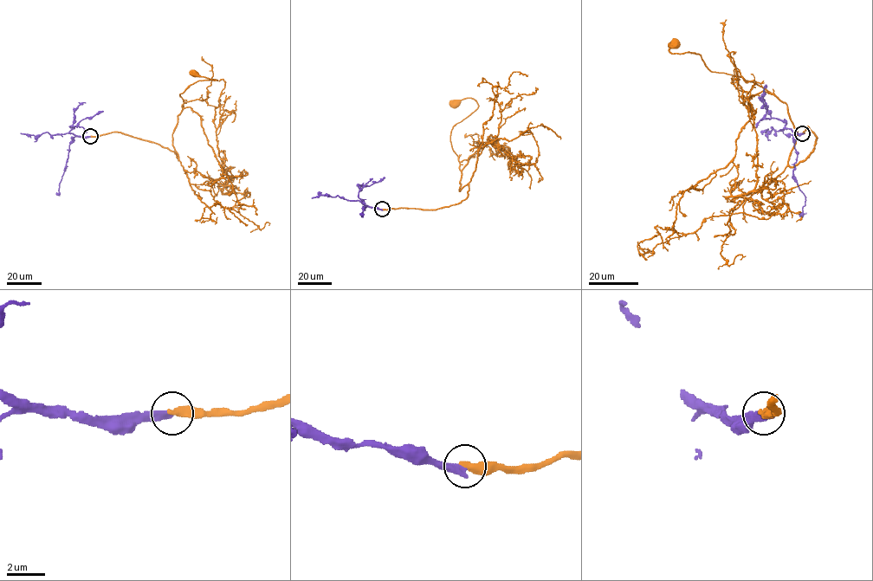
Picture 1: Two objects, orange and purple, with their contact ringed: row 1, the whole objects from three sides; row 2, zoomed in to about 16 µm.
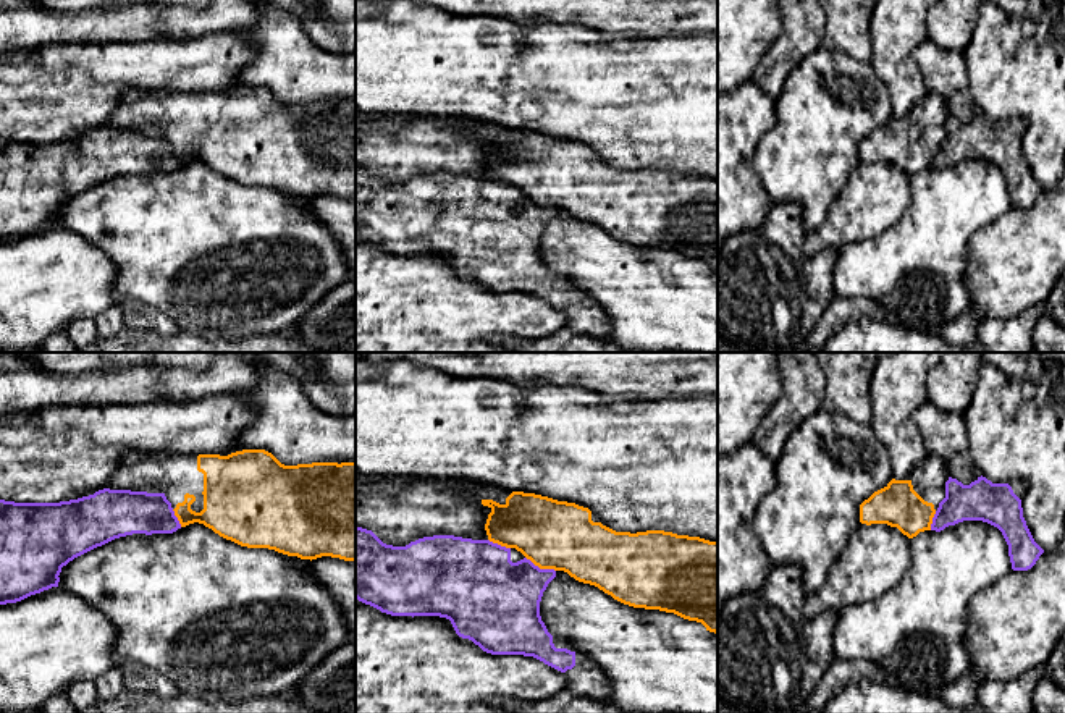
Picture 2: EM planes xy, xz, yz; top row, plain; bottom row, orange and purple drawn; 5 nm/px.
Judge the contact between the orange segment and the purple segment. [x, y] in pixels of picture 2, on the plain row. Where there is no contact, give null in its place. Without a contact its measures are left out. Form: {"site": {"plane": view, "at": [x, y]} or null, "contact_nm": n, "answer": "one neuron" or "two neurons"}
{"site": {"plane": "xz", "at": [540, 206]}, "contact_nm": 170, "answer": "two neurons"}

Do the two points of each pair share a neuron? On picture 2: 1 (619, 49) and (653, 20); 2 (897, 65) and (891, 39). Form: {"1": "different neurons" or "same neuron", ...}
{"1": "different neurons", "2": "same neuron"}

